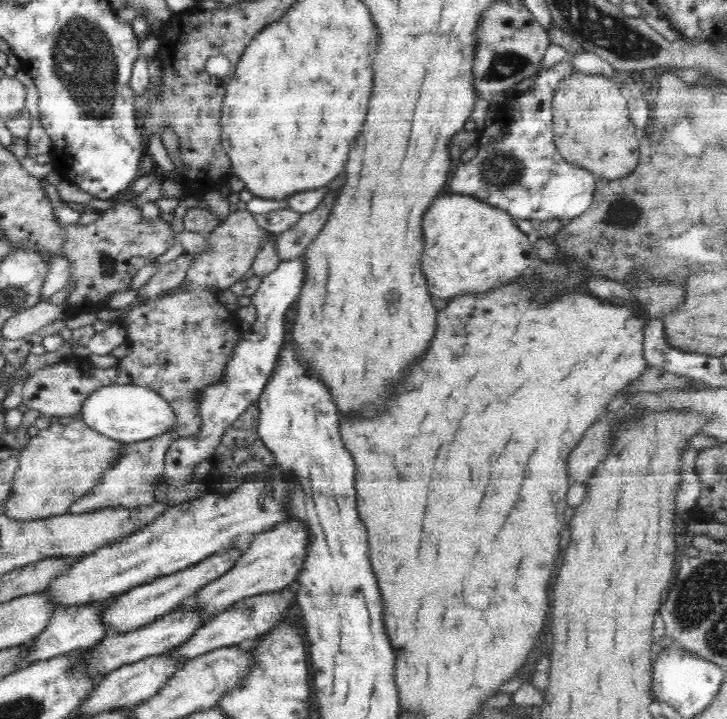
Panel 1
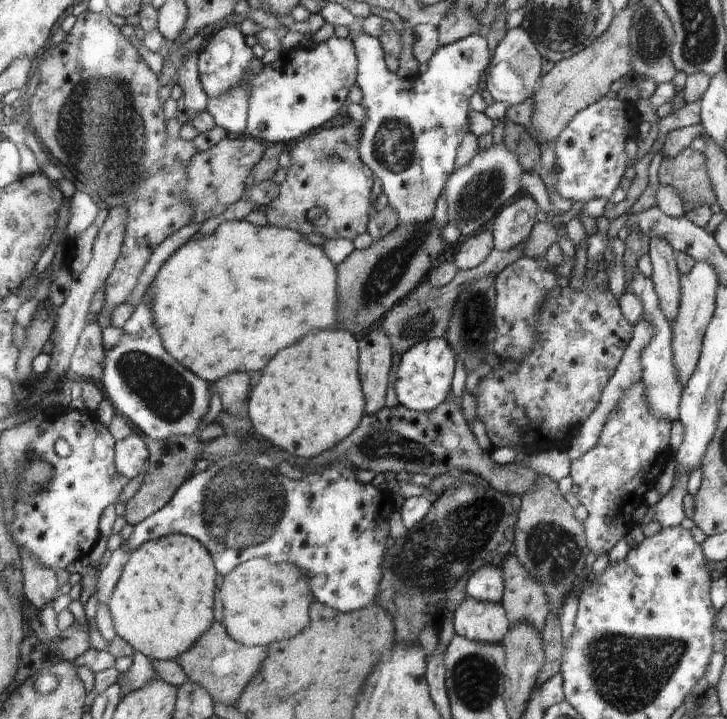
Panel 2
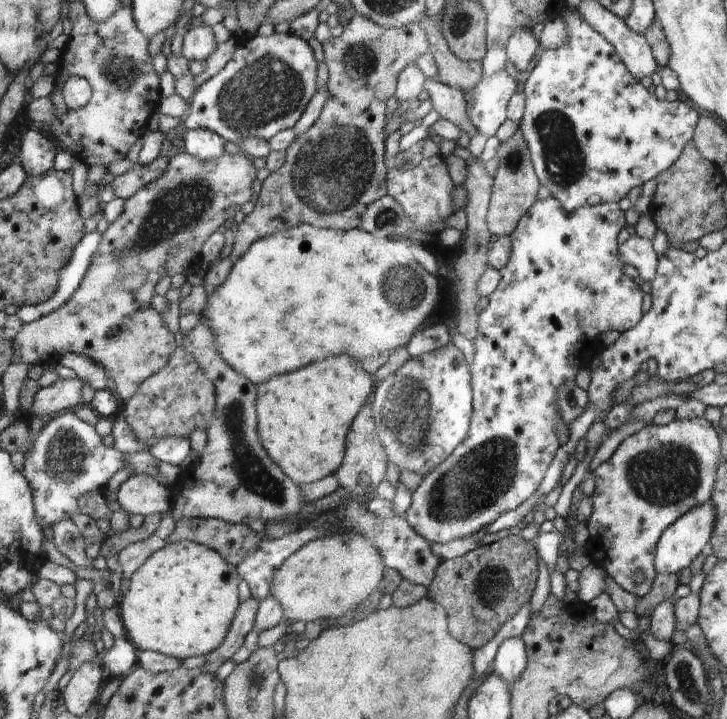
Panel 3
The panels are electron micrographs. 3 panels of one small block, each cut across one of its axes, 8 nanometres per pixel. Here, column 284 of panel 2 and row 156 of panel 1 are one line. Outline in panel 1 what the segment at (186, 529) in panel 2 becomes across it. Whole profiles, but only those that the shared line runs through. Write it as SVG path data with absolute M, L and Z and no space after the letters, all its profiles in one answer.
M564 58L551 68L542 69L536 80L529 89L512 94L510 101L500 110L496 119L488 122L485 128L480 131L478 152L476 158L466 164L458 166L450 180L450 193L468 194L474 199L484 200L496 208L508 212L515 220L550 220L560 219L568 222L583 214L591 207L597 178L586 170L568 163L561 156L559 149L552 142L555 138L551 122L553 119L552 101L555 90L559 84L574 71L568 58Z

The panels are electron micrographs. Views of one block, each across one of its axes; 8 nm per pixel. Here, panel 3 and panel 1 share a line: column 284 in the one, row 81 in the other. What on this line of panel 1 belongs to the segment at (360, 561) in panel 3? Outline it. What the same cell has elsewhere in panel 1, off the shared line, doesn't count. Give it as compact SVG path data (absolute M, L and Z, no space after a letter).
M572 71L552 101L554 142L564 160L590 171L597 179L616 180L628 176L638 166L638 138L626 101L627 91L616 80L598 74Z

